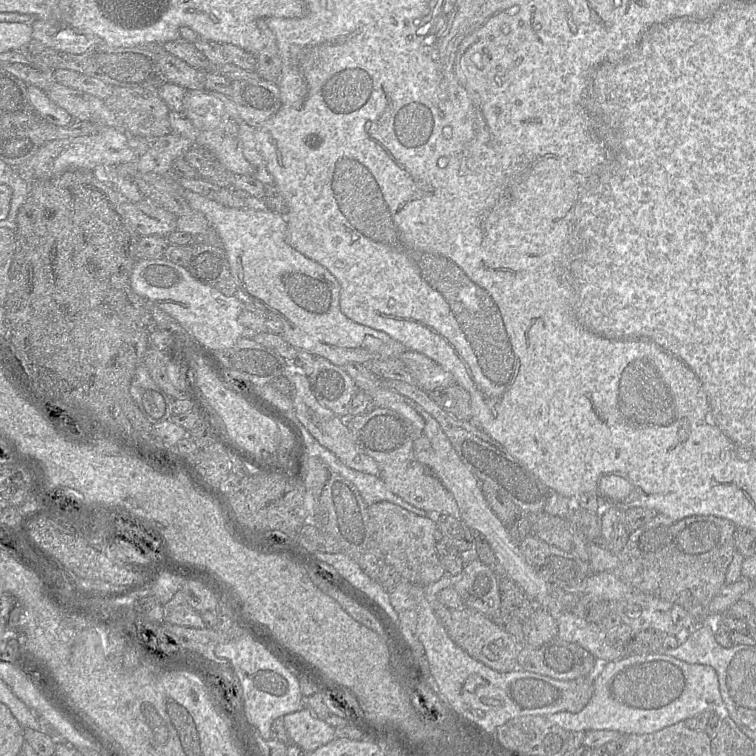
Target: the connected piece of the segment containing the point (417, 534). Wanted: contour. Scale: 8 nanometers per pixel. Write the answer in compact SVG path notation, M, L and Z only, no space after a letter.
M388 501L374 503L368 510L374 526L374 540L378 544L380 554L384 562L392 565L403 580L426 587L442 578L445 569L436 551L436 522Z

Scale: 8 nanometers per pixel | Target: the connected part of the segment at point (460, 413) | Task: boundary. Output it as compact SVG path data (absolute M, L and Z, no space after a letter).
M454 384L428 392L431 398L448 414L461 421L472 420L471 398L460 385Z

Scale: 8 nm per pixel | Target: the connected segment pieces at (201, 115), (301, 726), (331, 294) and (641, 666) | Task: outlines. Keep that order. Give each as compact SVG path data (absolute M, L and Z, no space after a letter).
M187 90L182 111L198 129L198 136L194 141L196 145L211 151L232 173L253 176L253 167L243 155L237 123L239 113L235 104L226 95L216 91Z
M309 708L283 716L289 741L305 751L314 751L335 738L334 727L315 716Z
M183 191L183 198L192 210L205 215L210 226L216 231L229 263L230 271L237 283L237 295L245 302L252 302L266 313L274 313L283 323L280 334L289 344L321 356L334 365L343 367L347 363L365 364L372 360L400 359L408 349L382 331L356 323L340 309L341 286L338 280L322 265L295 250L286 242L286 217L269 209L232 208L209 198Z
M633 655L610 661L600 666L593 677L593 686L593 695L580 712L558 712L546 716L547 720L569 732L614 730L629 736L657 732L707 710L728 715L719 690L718 675L713 667L690 664L667 655Z

